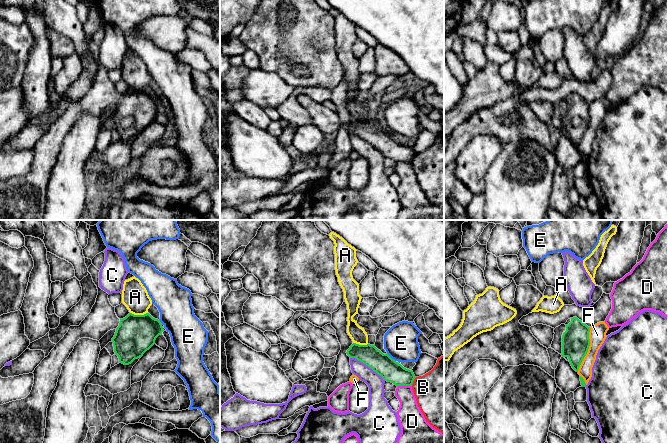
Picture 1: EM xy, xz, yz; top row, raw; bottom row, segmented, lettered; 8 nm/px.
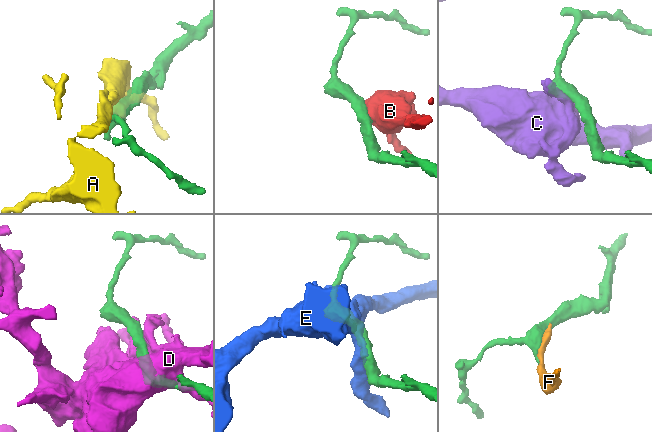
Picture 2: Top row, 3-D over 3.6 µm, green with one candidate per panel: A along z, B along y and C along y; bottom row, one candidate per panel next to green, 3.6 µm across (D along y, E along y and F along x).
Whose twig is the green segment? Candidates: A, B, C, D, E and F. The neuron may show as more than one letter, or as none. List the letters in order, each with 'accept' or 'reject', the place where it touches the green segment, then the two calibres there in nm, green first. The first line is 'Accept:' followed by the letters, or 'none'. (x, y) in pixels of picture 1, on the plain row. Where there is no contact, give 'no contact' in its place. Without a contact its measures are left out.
Accept: none
A: reject; contact xy (139, 91); calibres 320 and 220 nm
B: reject; contact xz (412, 158); calibres 180 and 400 nm
C: reject; contact xz (368, 142); calibres 180 and 140 nm
D: reject; contact xz (404, 161); calibres 180 and 190 nm
E: reject; contact xz (390, 133); calibres 180 and 280 nm
F: reject; contact yz (588, 124); calibres 220 and 140 nm

